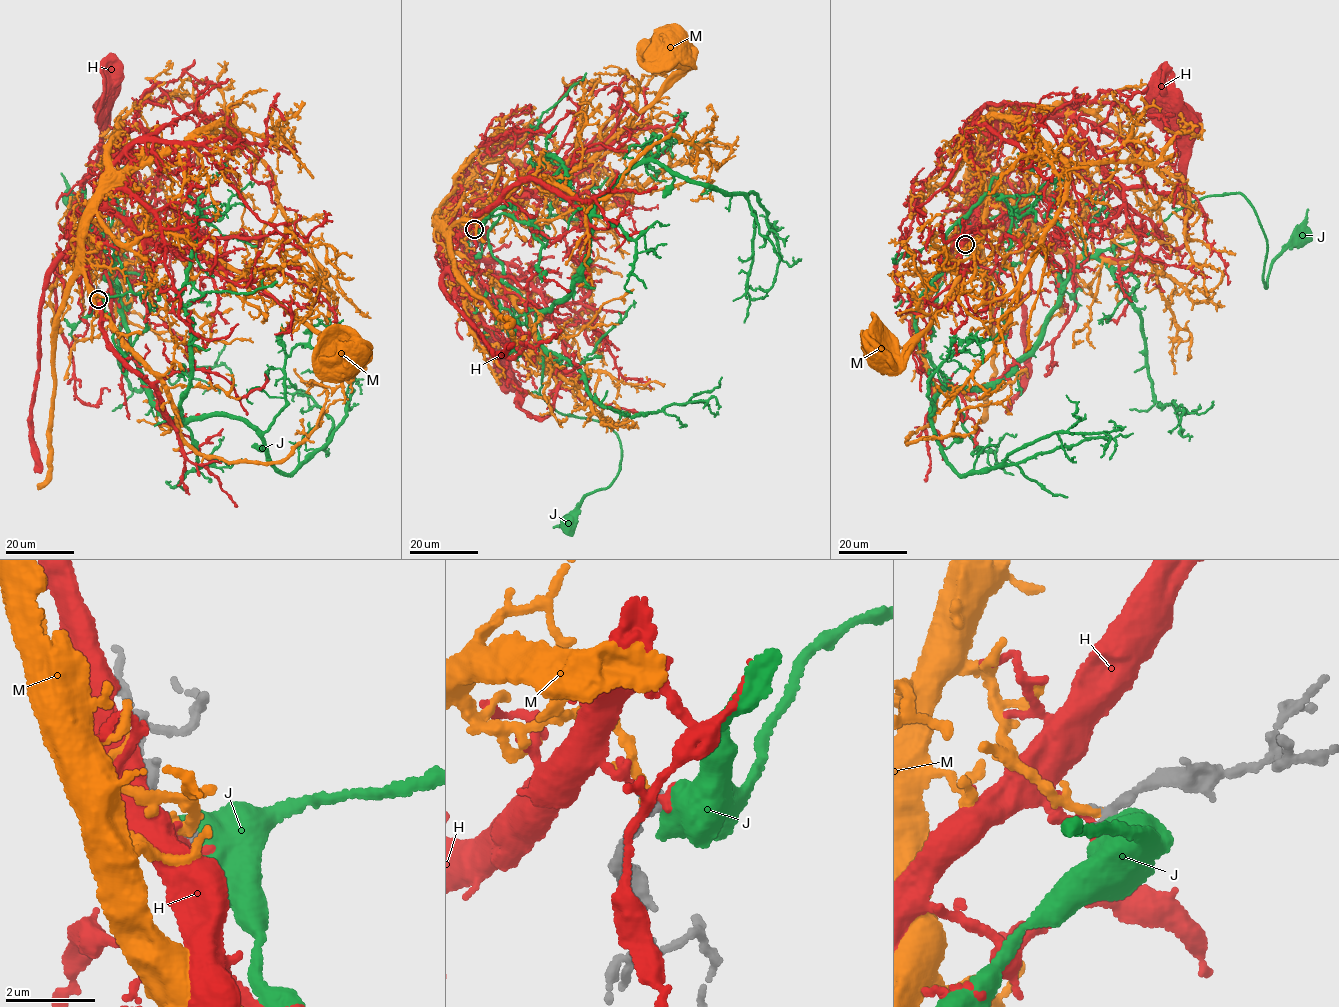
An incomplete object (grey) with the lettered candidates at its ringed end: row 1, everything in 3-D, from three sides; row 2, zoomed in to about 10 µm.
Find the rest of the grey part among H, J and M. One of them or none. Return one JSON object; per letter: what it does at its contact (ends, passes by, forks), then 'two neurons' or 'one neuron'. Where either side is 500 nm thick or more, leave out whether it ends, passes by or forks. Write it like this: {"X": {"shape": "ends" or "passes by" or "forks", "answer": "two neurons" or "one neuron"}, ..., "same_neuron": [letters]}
{"H": {"shape": "ends", "answer": "two neurons"}, "J": {"answer": "two neurons"}, "M": {"shape": "ends", "answer": "one neuron"}, "same_neuron": ["M"]}

